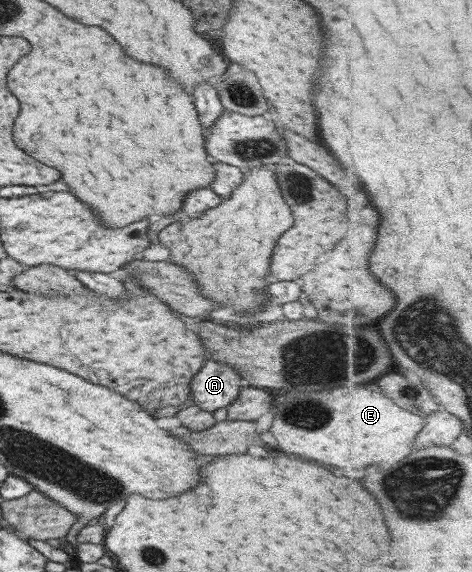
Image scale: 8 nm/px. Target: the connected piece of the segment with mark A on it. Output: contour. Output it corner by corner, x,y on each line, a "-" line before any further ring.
211,359
191,377
189,396
202,411
212,413
230,405
242,386
245,382
235,369

